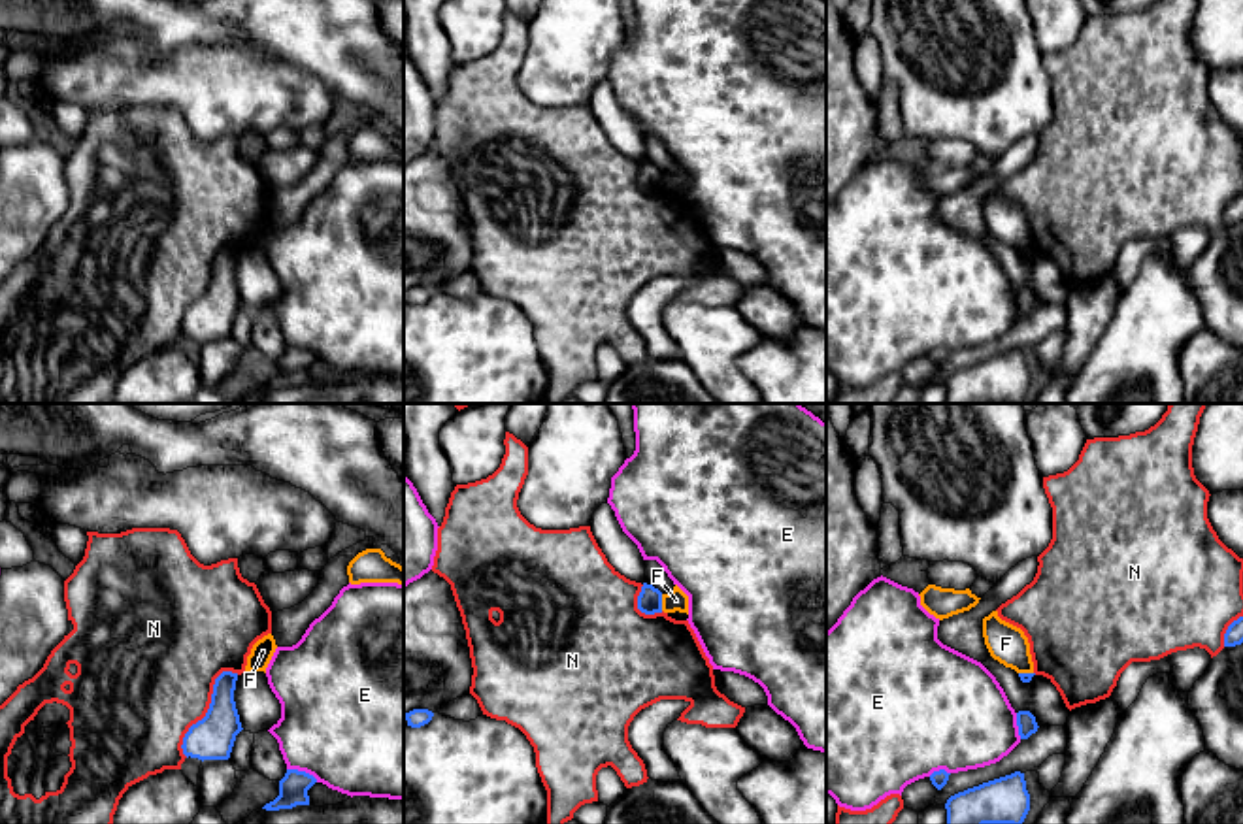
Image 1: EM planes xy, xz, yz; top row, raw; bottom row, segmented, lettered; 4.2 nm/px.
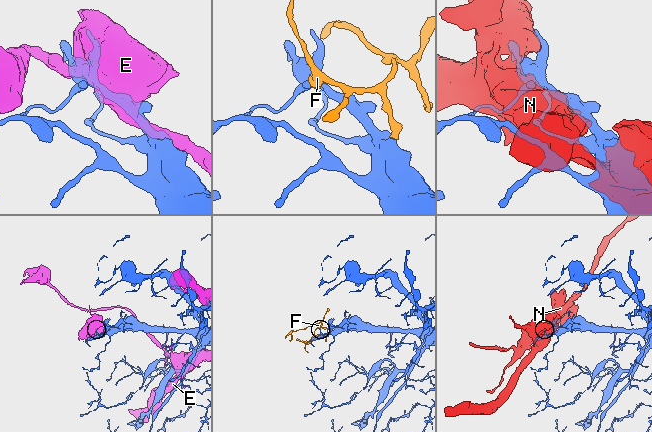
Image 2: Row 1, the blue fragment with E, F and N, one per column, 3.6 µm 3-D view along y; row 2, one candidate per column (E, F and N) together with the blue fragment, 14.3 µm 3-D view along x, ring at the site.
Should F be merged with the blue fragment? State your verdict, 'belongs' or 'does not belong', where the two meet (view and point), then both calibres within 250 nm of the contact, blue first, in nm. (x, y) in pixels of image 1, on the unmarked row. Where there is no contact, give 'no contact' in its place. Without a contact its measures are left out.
belongs | xz (661, 180) | 110/90 nm

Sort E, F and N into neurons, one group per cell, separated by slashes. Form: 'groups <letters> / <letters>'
groups E / F / N

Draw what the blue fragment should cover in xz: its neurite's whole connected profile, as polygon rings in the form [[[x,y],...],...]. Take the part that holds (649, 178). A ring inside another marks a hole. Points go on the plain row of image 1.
[[[643,160],[638,173],[638,187],[645,192],[655,190],[687,190],[688,192],[688,173],[675,162],[671,170],[662,172],[653,162]]]

